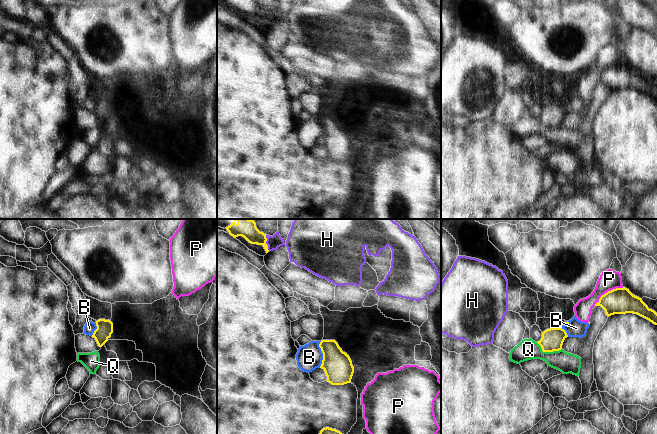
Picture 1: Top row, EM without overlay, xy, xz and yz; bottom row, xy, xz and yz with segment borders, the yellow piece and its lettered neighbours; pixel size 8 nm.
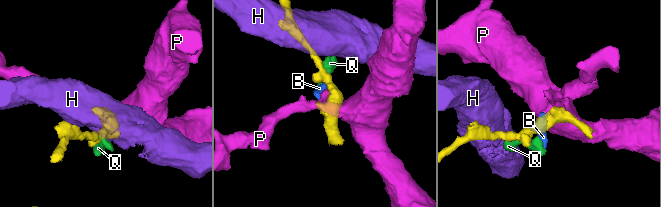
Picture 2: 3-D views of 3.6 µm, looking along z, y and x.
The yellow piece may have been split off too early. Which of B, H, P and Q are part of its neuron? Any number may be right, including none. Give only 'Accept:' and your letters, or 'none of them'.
Accept: none of them

